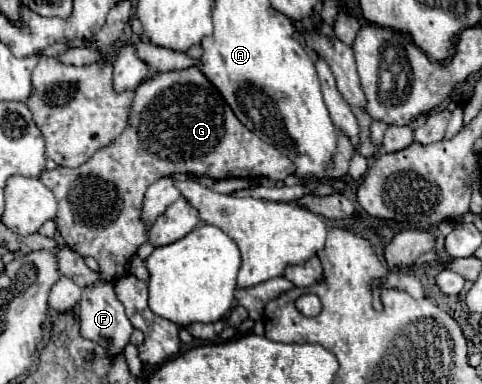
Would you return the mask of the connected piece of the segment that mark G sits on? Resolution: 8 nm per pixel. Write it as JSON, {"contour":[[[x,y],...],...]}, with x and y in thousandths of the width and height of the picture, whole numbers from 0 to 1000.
{"contour":[[[407,169],[373,185],[344,185],[328,190],[303,211],[295,211],[282,232],[278,273],[270,284],[266,320],[282,320],[282,336],[266,326],[257,346],[228,378],[212,383],[187,409],[174,430],[158,440],[116,435],[108,445],[91,445],[83,471],[116,508],[120,555],[116,555],[116,591],[124,617],[137,628],[145,648],[166,659],[170,669],[195,669],[207,690],[212,727],[237,737],[249,721],[261,721],[266,685],[274,664],[282,664],[286,643],[307,628],[311,586],[290,570],[295,523],[303,492],[340,456],[411,445],[415,456],[432,456],[444,466],[469,461],[556,461],[564,471],[589,471],[593,461],[614,451],[610,424],[585,404],[573,383],[535,362],[519,336],[510,336],[469,263],[452,247],[448,227],[440,227],[440,273],[436,253],[436,211],[415,190]]]}

